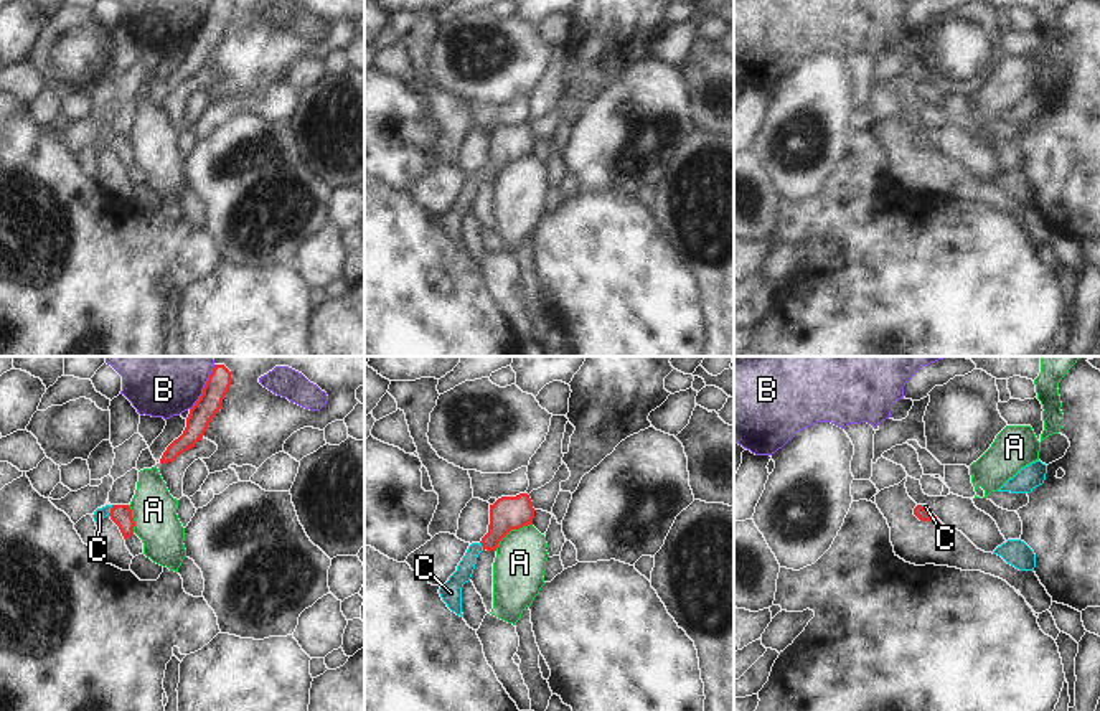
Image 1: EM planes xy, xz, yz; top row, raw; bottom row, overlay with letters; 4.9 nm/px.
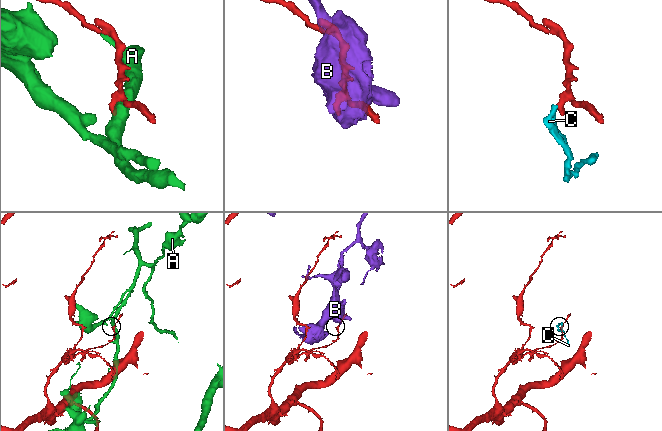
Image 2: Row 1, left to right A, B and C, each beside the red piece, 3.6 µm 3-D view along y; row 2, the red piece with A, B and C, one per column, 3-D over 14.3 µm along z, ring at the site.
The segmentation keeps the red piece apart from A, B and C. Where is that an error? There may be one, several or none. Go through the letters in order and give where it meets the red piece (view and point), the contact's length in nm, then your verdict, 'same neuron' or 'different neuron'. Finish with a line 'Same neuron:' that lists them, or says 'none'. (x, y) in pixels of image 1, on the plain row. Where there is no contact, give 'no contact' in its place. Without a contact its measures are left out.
A: contact xz (512, 159); length 220 nm; different neuron
B: contact xy (203, 20); length 240 nm; different neuron
C: contact xy (111, 141); length 60 nm; same neuron
Same neuron: C

